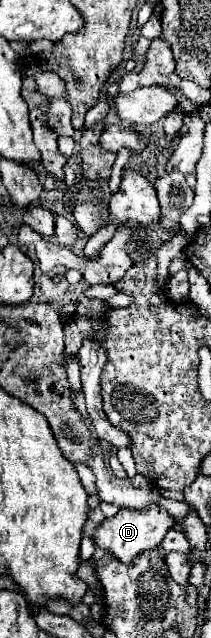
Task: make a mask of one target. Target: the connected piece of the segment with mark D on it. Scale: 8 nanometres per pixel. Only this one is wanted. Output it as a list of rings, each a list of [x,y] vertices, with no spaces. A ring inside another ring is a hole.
[[[148,505],[148,507],[140,509],[140,511],[122,507],[114,517],[108,517],[98,525],[94,541],[96,541],[96,547],[100,547],[104,551],[110,551],[110,553],[116,555],[116,559],[128,563],[136,555],[140,555],[142,551],[156,549],[162,543],[164,535],[174,525],[176,525],[176,519],[170,513],[166,513],[166,509],[162,509],[160,505]]]

